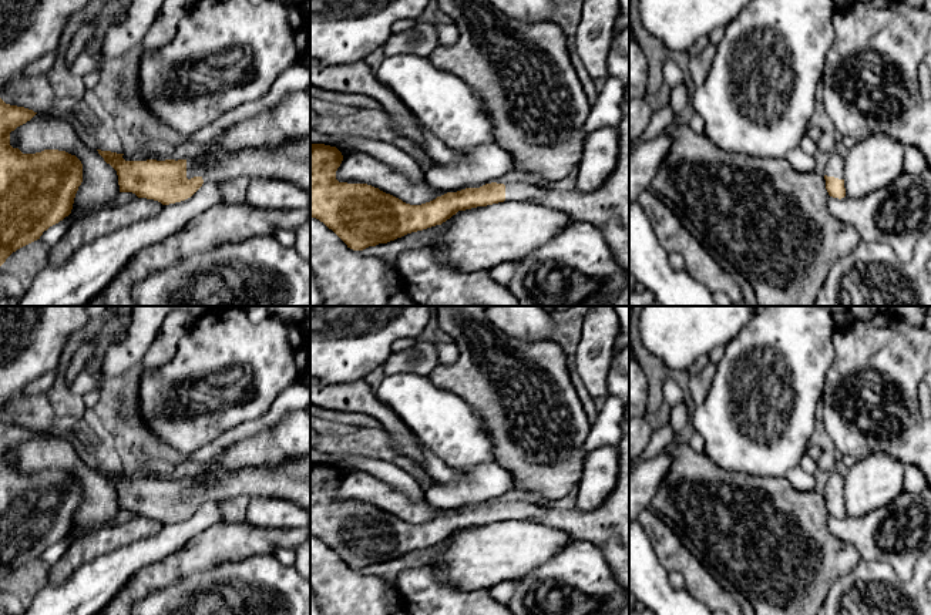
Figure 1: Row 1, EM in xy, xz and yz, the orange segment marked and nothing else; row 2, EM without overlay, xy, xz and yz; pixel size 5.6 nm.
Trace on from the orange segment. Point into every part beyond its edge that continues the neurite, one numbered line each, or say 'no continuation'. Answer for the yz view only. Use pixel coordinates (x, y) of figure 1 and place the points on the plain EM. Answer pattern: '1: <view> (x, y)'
1: yz (834, 484)

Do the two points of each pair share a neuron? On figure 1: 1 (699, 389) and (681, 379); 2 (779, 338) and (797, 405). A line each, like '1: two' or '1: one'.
1: two
2: one

